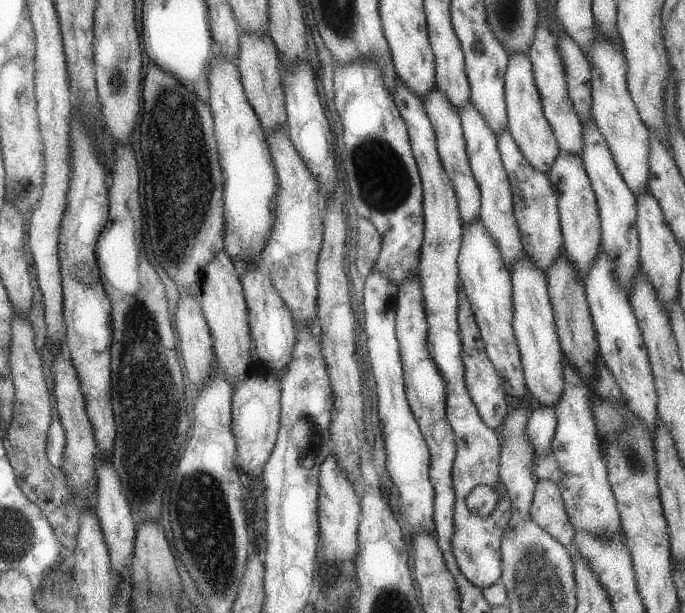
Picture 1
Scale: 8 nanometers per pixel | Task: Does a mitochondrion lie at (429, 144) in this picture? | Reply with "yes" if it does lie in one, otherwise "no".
no

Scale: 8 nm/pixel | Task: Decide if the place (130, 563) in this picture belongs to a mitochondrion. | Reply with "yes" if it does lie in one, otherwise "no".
no

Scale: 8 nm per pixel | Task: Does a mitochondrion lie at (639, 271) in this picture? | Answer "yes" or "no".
no

